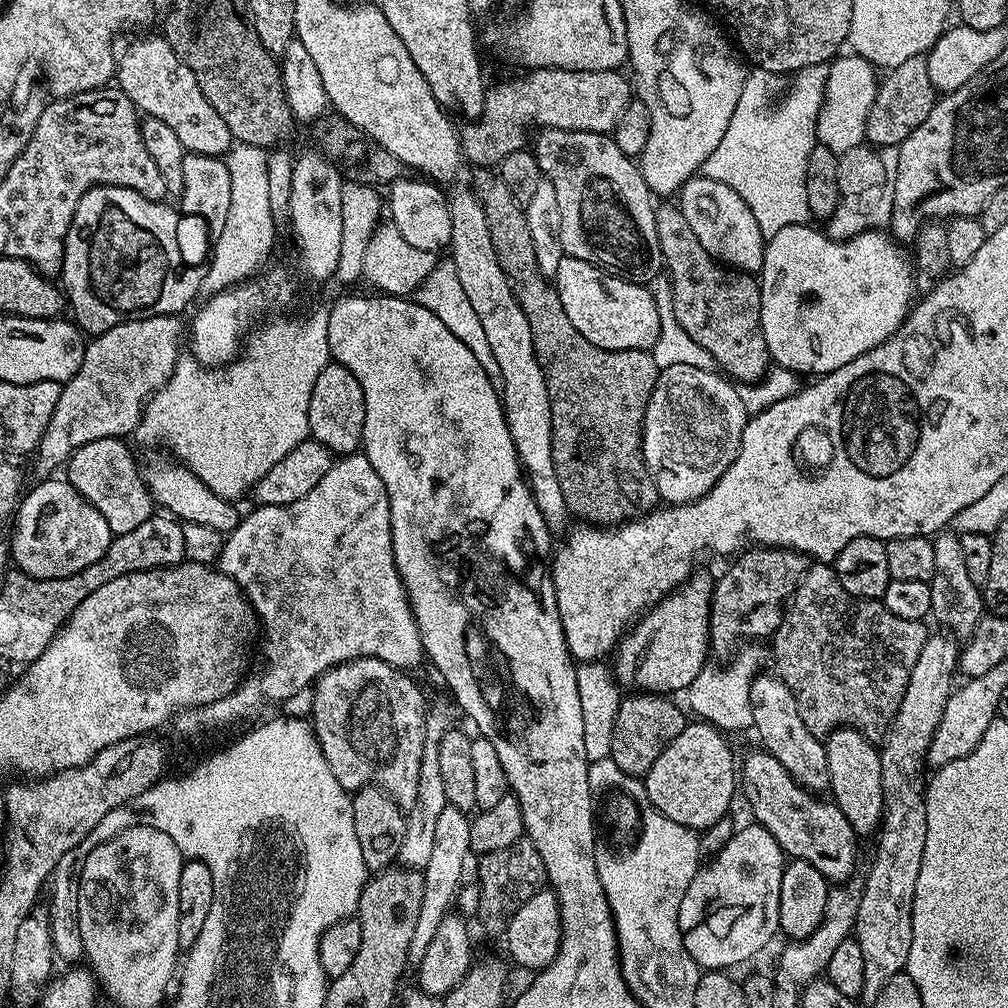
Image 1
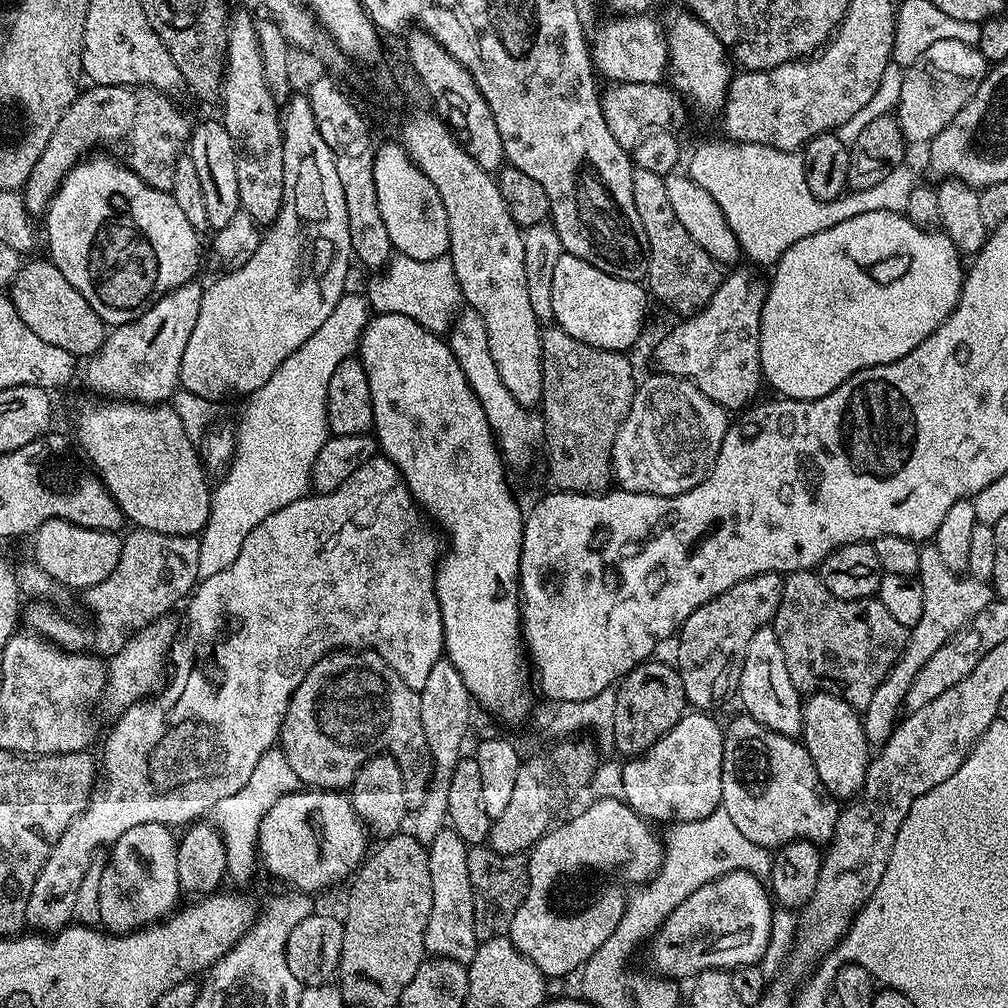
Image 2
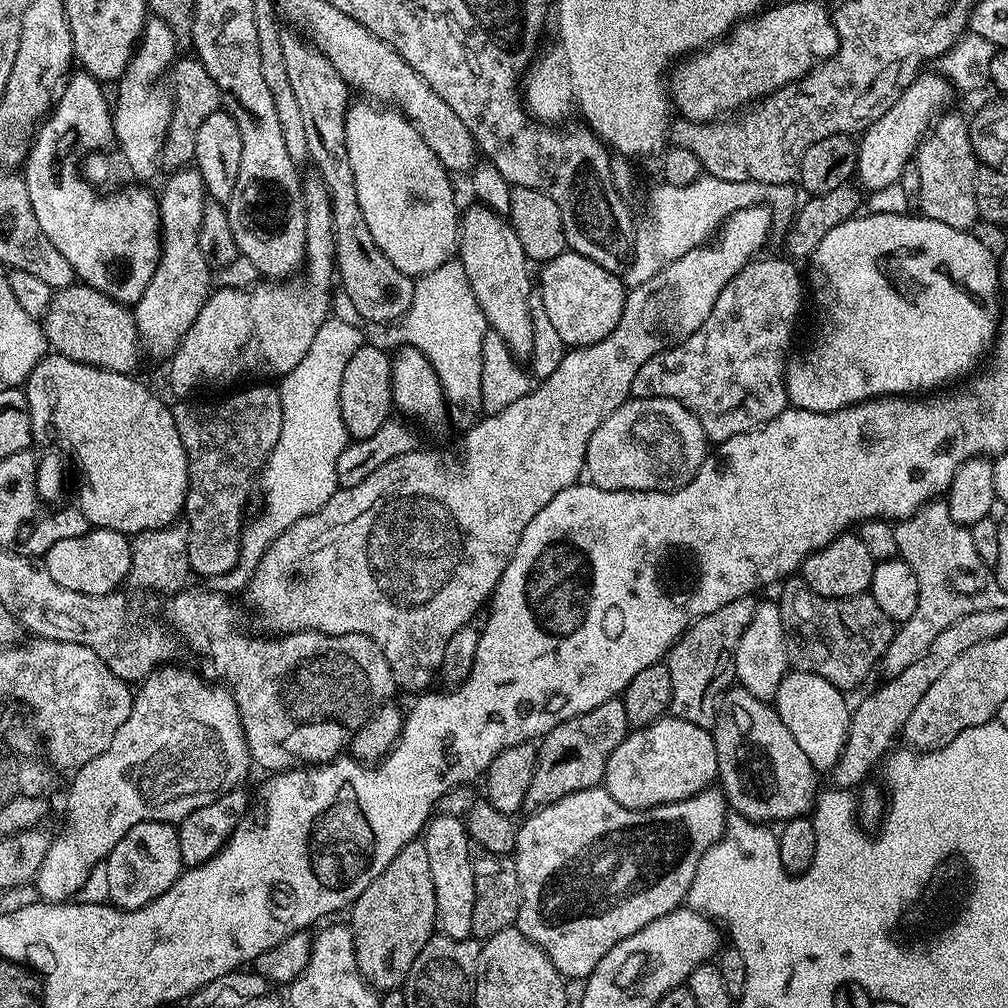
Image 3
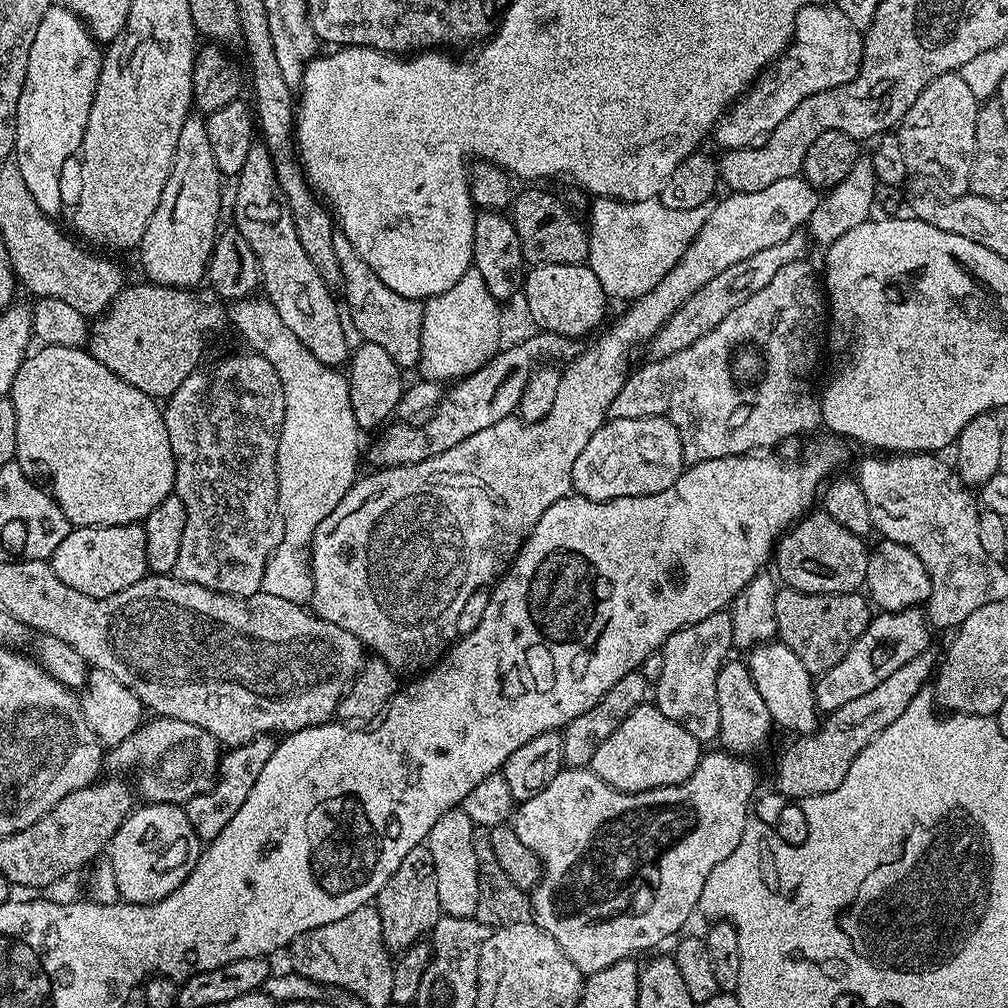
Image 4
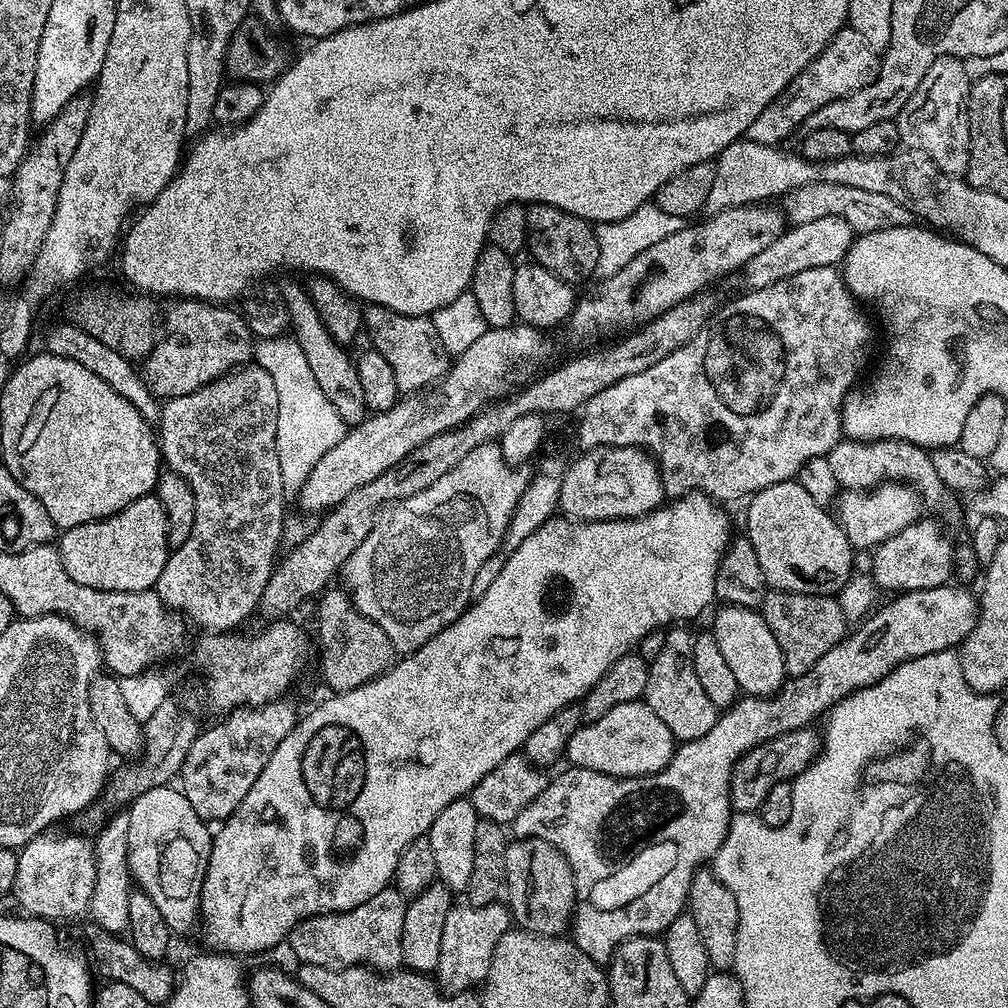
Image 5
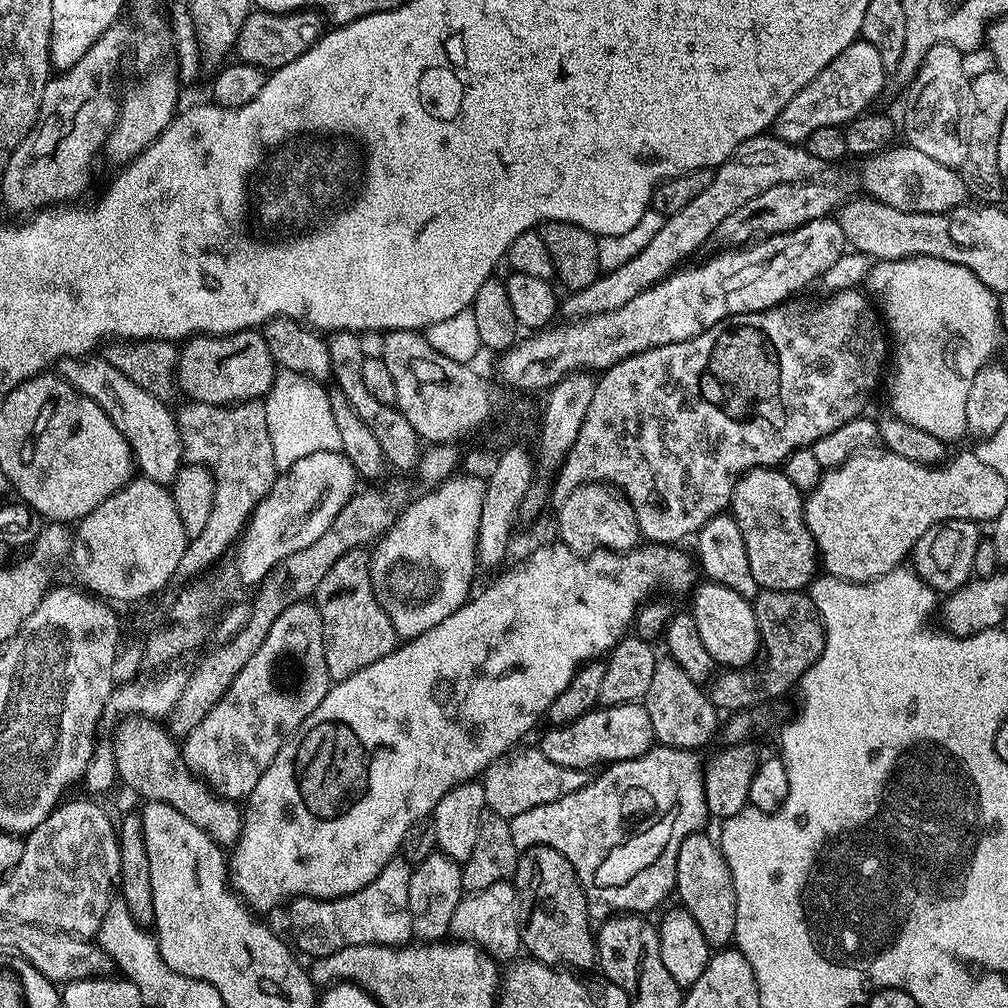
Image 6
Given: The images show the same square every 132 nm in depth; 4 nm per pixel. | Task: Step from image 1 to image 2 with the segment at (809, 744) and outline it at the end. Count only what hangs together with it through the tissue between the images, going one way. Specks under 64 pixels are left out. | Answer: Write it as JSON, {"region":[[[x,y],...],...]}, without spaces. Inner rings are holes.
{"region":[[[765,626],[750,638],[750,646],[746,646],[746,662],[742,666],[738,697],[744,703],[743,711],[753,716],[758,722],[762,722],[770,730],[778,734],[799,737],[804,731],[804,706],[802,693],[794,686],[790,678],[790,670],[786,670],[786,654],[782,654],[782,642],[778,642],[778,634],[775,627]]]}

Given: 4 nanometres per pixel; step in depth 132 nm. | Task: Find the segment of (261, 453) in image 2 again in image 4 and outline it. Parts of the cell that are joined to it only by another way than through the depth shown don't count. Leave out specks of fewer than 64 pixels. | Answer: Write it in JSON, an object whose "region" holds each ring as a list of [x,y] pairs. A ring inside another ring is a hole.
{"region":[[[244,320],[240,332],[251,351],[262,354],[278,370],[282,378],[286,410],[280,431],[280,445],[276,455],[278,494],[284,519],[283,547],[307,549],[312,543],[318,522],[342,502],[358,479],[356,459],[361,459],[362,430],[354,422],[350,410],[348,377],[331,364],[318,362],[294,334],[277,332],[252,332],[252,324]]]}

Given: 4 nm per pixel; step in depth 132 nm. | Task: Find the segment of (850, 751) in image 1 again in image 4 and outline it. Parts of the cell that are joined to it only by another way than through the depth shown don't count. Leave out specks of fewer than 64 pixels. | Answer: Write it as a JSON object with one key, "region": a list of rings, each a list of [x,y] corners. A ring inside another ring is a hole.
{"region":[[[769,642],[757,644],[747,653],[746,663],[754,678],[754,686],[758,686],[758,694],[762,694],[762,702],[766,702],[766,710],[770,710],[773,725],[789,728],[792,734],[815,732],[818,727],[818,709],[814,691],[814,676],[798,662],[794,650],[785,644]]]}

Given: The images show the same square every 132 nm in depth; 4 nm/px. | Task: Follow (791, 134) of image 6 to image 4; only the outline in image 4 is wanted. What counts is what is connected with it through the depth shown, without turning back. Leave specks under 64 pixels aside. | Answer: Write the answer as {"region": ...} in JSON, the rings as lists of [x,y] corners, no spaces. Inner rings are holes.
{"region":[[[810,2],[802,10],[798,10],[798,18],[794,26],[792,42],[774,69],[768,70],[749,87],[748,91],[720,117],[714,129],[714,140],[721,144],[721,149],[742,150],[757,148],[778,130],[778,122],[802,102],[802,98],[810,98],[810,94],[822,94],[822,90],[830,90],[853,80],[860,72],[860,64],[864,60],[864,37],[861,29],[856,28],[838,10],[835,3],[816,4]]]}

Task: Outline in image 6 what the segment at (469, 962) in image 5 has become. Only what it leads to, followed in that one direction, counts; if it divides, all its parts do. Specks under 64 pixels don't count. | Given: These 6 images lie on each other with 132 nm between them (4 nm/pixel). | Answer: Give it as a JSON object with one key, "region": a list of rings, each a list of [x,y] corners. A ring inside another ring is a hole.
{"region":[[[506,880],[494,882],[494,886],[486,886],[486,890],[461,895],[458,910],[454,910],[454,918],[450,918],[451,935],[457,941],[477,946],[497,962],[512,962],[517,959],[516,951],[521,951],[522,948],[521,919],[520,899],[515,883]]]}

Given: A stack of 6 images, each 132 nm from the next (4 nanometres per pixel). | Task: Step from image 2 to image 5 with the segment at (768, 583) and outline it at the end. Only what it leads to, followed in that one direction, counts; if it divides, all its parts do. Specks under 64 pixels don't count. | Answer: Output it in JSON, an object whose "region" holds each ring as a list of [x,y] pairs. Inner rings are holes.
{"region":[[[672,626],[663,633],[664,641],[661,642],[656,657],[651,657],[648,666],[648,681],[642,697],[643,703],[648,704],[650,710],[654,710],[654,714],[658,714],[658,718],[662,718],[662,722],[666,722],[666,726],[670,726],[672,735],[680,742],[702,738],[706,734],[706,730],[710,730],[710,726],[716,724],[718,715],[714,702],[710,702],[710,698],[706,698],[706,694],[702,690],[702,682],[698,682],[698,674],[692,665],[696,641],[693,633],[688,633],[684,628],[687,627]]]}

